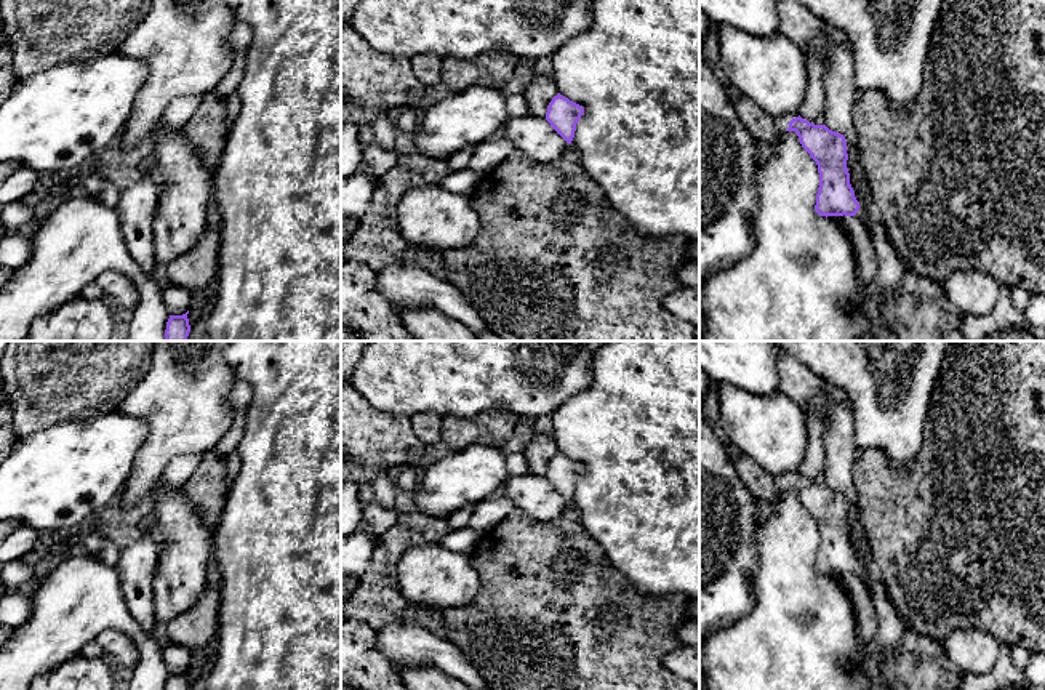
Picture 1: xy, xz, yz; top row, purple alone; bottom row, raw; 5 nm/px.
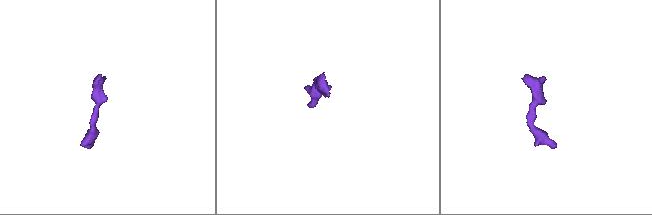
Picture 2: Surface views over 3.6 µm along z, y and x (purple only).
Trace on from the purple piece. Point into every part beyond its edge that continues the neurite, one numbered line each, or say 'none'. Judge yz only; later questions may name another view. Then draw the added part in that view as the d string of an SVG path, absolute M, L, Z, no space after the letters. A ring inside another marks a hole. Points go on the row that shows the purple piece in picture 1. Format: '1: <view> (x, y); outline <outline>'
1: yz (781, 122); outline M784 114L784 115L779 115L779 117L773 117L775 125L776 125L779 134L786 133L786 130L789 128L789 122L792 118L795 118L795 117L799 117L799 114Z
2: yz (869, 215); outline M872 199L861 210L858 210L855 218L863 221L867 226L867 229L874 226L882 226L880 210Z

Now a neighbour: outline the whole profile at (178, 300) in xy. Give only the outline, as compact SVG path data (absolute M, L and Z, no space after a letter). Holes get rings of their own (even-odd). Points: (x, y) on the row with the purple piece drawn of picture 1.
M170 283L160 290L160 295L170 315L182 315L190 307L192 293L182 287Z

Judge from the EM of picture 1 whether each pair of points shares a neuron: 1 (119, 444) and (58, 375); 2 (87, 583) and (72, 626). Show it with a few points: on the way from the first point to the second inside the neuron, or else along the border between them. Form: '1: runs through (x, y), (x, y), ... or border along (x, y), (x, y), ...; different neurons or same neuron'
1: border along (116, 409), (56, 425); different neurons
2: runs through (80, 594), (72, 615); same neuron

